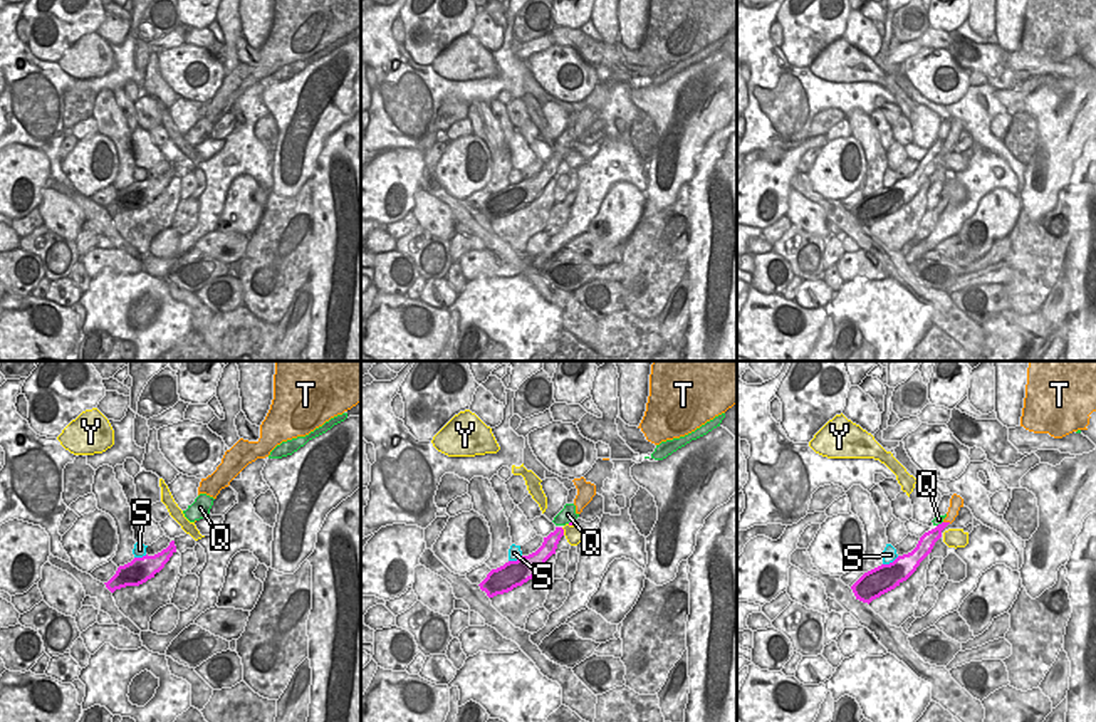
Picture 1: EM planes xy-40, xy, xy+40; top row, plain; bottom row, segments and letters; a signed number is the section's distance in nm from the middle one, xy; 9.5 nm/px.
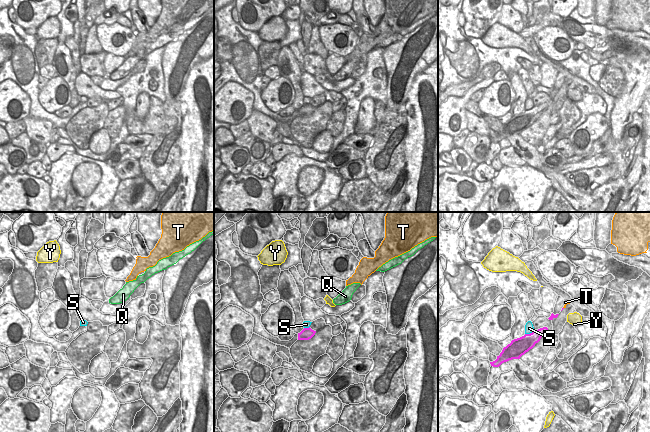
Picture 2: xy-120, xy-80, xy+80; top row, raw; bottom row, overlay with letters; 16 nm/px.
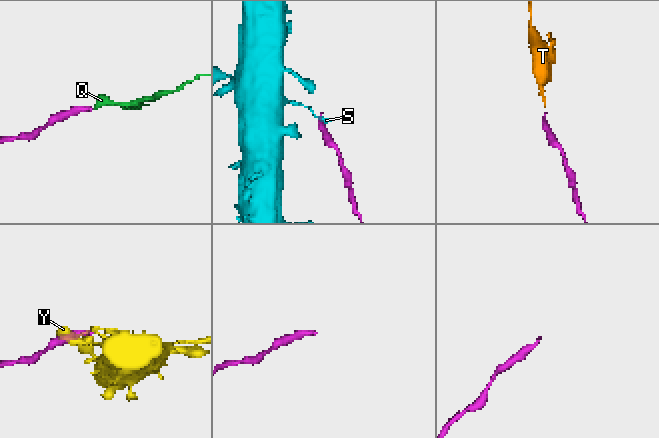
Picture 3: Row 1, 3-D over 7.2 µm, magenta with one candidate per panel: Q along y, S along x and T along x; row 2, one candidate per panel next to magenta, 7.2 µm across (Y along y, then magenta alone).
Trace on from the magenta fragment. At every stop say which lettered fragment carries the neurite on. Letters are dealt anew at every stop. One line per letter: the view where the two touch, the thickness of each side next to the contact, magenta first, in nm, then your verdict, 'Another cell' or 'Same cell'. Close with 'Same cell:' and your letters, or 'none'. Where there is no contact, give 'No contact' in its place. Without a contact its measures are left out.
Q: Touches magenta in xy+40. Thickness 160 nm (magenta) against 90 nm. Same cell
S: Touches magenta in xy+40. Thickness 260 nm (magenta) against 130 nm. Another cell
T: Touches magenta in xy+40. Thickness 140 nm (magenta) against 130 nm. Another cell
Y: Touches magenta in xy. Thickness 140 nm (magenta) against 160 nm. Another cell
Same cell: Q

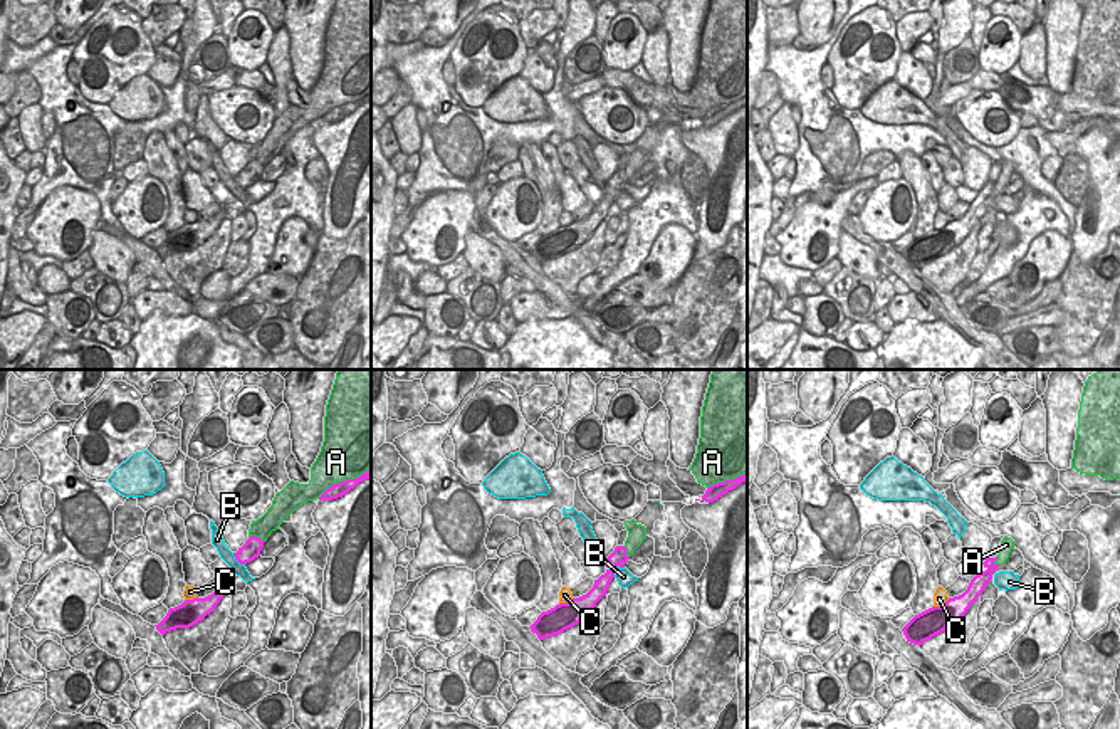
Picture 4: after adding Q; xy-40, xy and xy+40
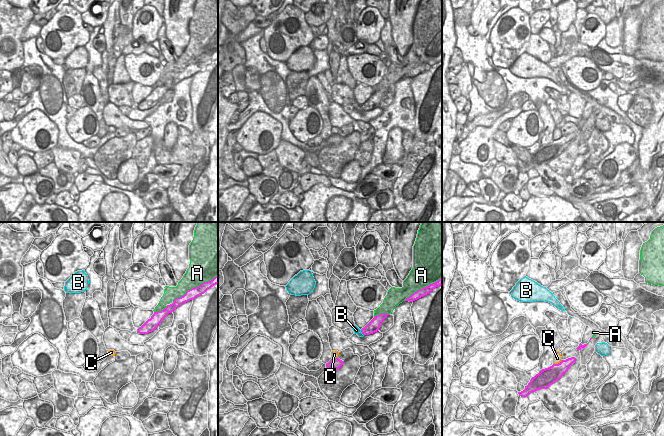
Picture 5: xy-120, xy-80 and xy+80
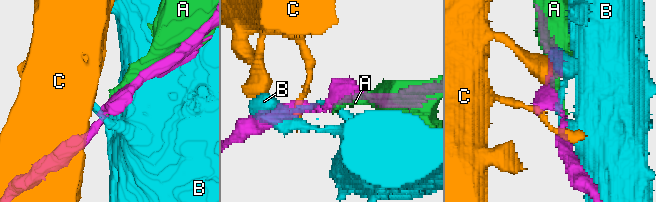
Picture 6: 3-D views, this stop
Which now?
A: Touches magenta in xy-40. Thickness 140 nm (magenta) against 460 nm. Another cell
B: Touches magenta in xy. Thickness 140 nm (magenta) against 160 nm. Another cell
C: Touches magenta in xy+40. Thickness 260 nm (magenta) against 130 nm. Another cell
Same cell: none

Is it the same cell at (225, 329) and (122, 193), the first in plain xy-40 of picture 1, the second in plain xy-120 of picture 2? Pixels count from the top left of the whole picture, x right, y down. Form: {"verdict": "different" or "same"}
{"verdict": "same"}

